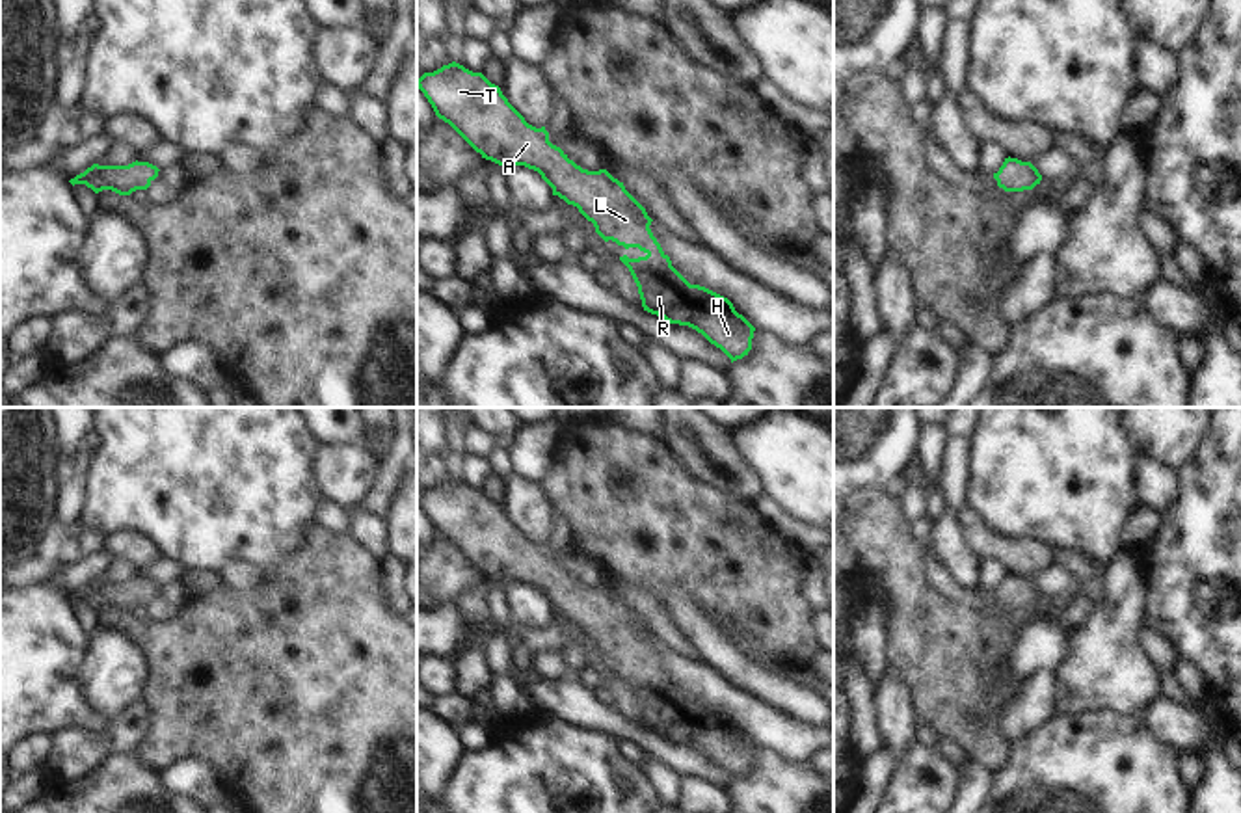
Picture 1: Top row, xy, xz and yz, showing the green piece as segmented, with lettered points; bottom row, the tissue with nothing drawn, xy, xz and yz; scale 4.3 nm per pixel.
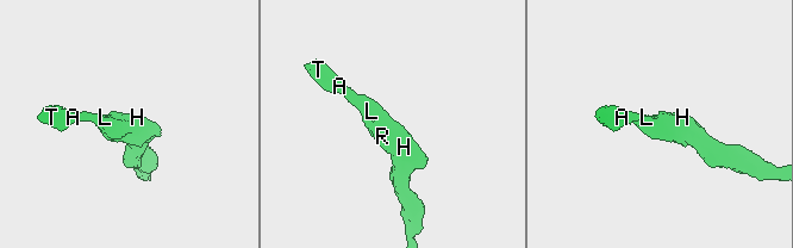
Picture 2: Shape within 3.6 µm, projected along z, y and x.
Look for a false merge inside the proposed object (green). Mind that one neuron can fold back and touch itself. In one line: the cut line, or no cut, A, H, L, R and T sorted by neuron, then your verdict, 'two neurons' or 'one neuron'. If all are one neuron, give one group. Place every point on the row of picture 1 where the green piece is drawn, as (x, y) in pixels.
cut none; groups A H L R T; one neuron

